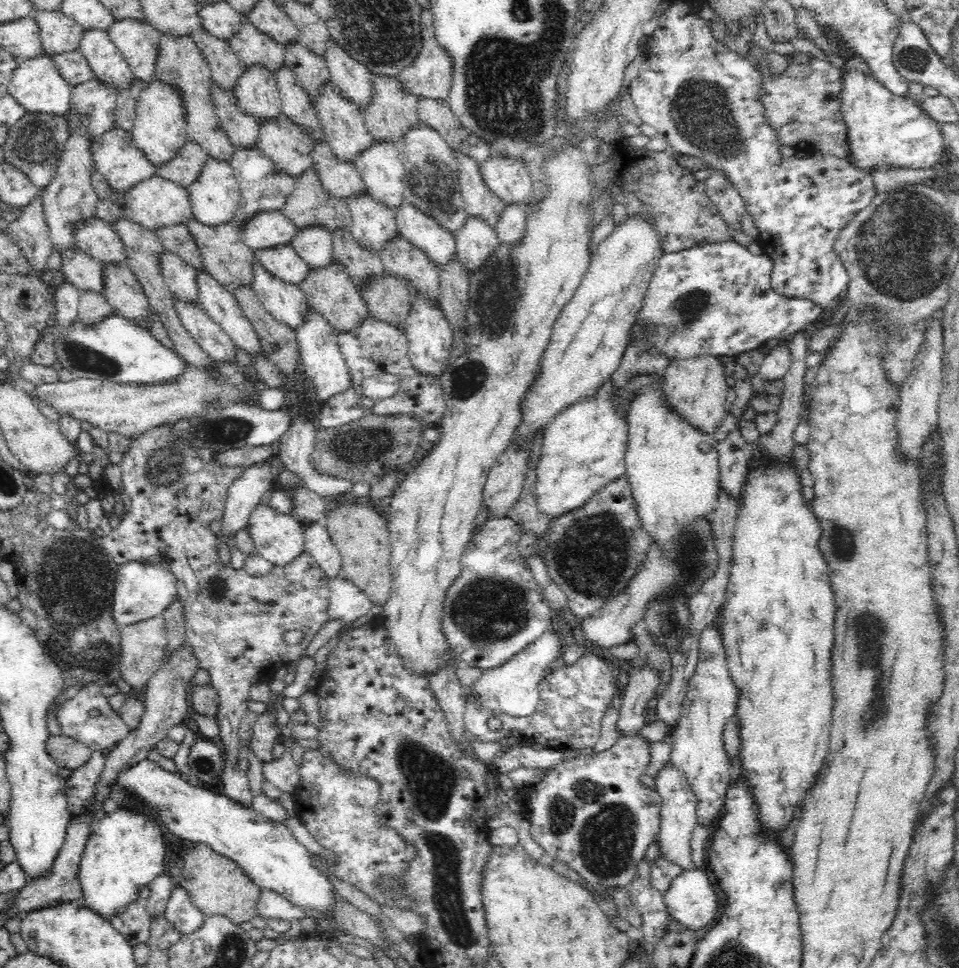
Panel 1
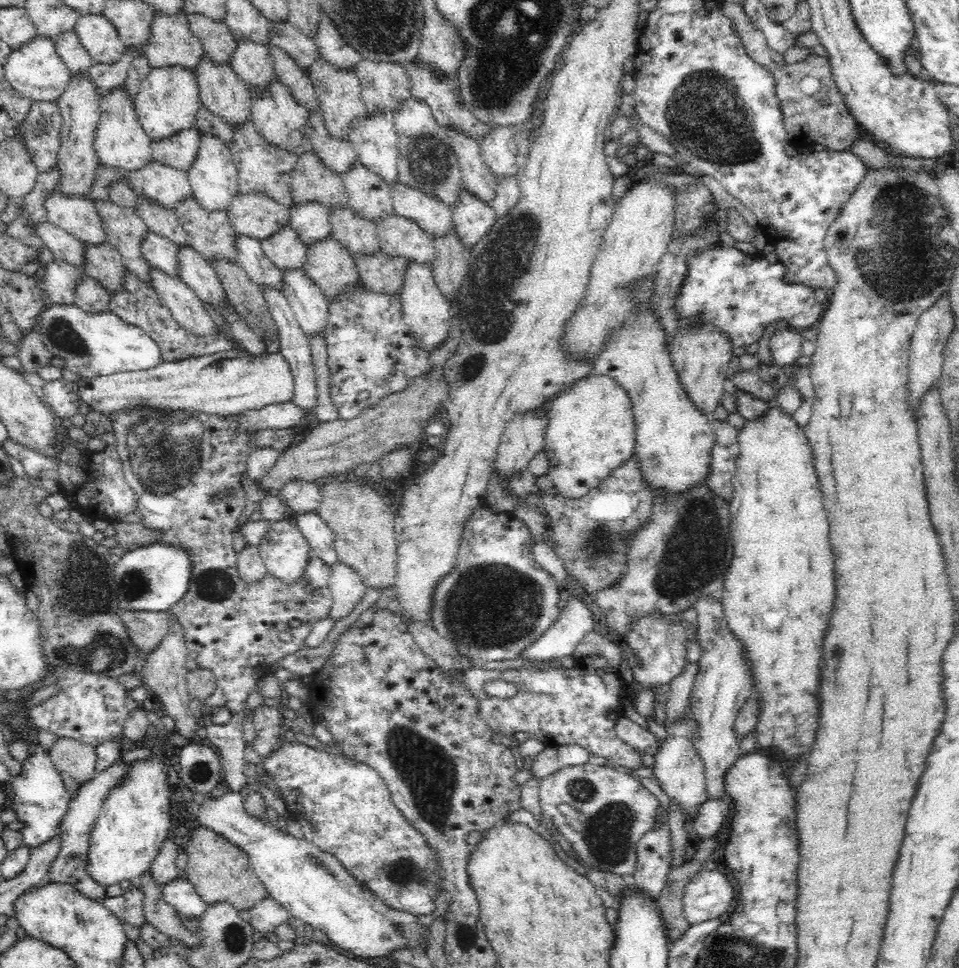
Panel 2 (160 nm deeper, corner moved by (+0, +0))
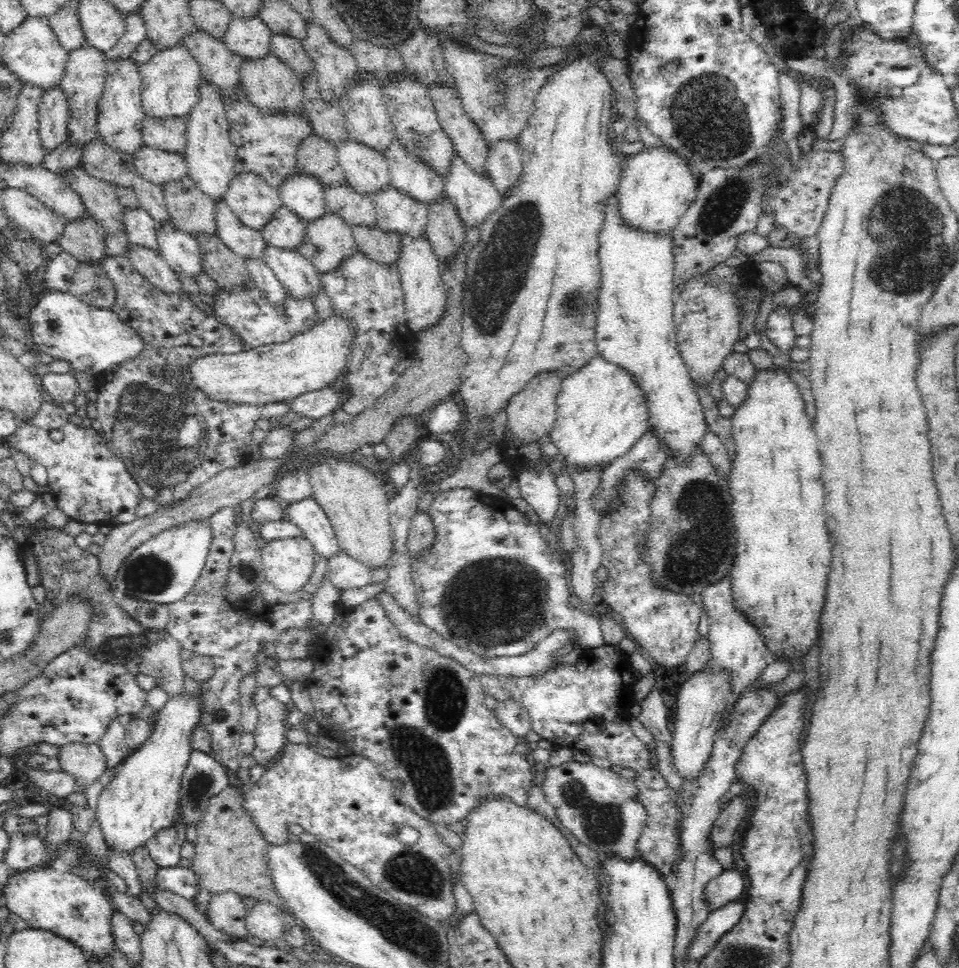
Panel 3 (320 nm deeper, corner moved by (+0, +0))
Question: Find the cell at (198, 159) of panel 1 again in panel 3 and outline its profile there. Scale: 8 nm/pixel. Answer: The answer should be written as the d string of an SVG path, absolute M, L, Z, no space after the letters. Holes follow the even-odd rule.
M145 116L141 133L144 145L183 156L186 148L185 118L170 116L166 120L155 120Z

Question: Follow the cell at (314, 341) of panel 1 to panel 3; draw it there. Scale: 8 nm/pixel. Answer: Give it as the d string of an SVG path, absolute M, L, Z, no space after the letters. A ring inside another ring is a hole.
M267 244L264 247L263 260L274 271L278 280L286 289L287 294L292 295L292 297L298 300L305 299L306 297L314 300L317 290L322 287L318 270L316 270L316 267L314 267L310 260L300 254L298 249L280 249L270 247Z

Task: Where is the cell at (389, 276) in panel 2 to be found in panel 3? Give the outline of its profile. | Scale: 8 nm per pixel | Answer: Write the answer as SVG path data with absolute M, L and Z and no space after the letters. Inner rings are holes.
M377 224L371 227L356 225L353 226L352 232L356 241L355 248L360 249L372 261L382 263L382 265L391 265L399 259L402 245L398 233L384 231Z

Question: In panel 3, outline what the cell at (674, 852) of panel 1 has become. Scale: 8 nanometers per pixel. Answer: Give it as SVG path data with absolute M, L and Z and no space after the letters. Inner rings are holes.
M726 669L700 670L687 679L678 693L674 732L672 733L672 759L683 781L698 778L704 764L710 758L720 718L732 699L732 673Z

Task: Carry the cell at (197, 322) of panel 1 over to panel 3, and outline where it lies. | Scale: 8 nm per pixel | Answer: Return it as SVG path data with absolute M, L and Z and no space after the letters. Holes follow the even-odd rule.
M130 244L125 256L134 268L158 287L162 293L184 293L176 271L161 258L158 251Z

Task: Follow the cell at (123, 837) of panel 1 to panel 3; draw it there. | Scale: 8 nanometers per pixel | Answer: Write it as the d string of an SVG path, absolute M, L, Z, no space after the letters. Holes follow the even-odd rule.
M185 692L170 697L152 718L153 731L146 742L115 768L116 774L102 789L95 816L108 850L124 851L131 856L135 848L146 845L162 829L174 826L179 814L181 780L193 750L190 732L201 724L202 698Z

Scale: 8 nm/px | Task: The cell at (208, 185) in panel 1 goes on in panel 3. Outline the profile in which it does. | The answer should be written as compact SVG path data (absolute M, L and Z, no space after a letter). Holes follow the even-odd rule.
M203 81L198 90L198 104L185 118L186 148L183 157L186 159L188 175L214 202L221 201L228 186L234 180L235 165L237 164L237 146L230 141L228 130L229 121L223 97L219 95L214 84Z

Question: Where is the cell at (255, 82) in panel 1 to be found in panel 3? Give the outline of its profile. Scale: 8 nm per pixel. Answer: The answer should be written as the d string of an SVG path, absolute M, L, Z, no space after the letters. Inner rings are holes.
M259 14L245 19L233 16L229 28L226 28L224 43L235 56L256 62L271 52L272 36L273 33Z

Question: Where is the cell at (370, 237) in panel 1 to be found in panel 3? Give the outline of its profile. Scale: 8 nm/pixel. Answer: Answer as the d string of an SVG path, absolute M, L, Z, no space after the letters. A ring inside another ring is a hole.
M348 137L337 144L337 157L347 184L355 192L373 196L377 190L391 184L387 158L380 151Z

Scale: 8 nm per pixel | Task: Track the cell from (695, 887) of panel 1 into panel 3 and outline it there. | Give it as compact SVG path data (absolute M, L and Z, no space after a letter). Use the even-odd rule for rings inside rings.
M726 869L720 876L716 876L706 884L704 895L710 912L740 898L744 890L746 890L746 880L742 878L742 874L734 869Z

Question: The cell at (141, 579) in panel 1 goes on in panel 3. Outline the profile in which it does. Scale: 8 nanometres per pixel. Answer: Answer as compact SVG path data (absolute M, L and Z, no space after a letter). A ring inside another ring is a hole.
M209 518L186 522L158 533L158 536L136 548L120 566L113 590L115 599L136 598L163 605L182 600L200 579L213 539Z

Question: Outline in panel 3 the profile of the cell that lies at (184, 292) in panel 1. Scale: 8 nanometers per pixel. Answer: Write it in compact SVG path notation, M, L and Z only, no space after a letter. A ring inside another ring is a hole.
M123 208L125 231L130 244L159 252L157 222L142 208Z

